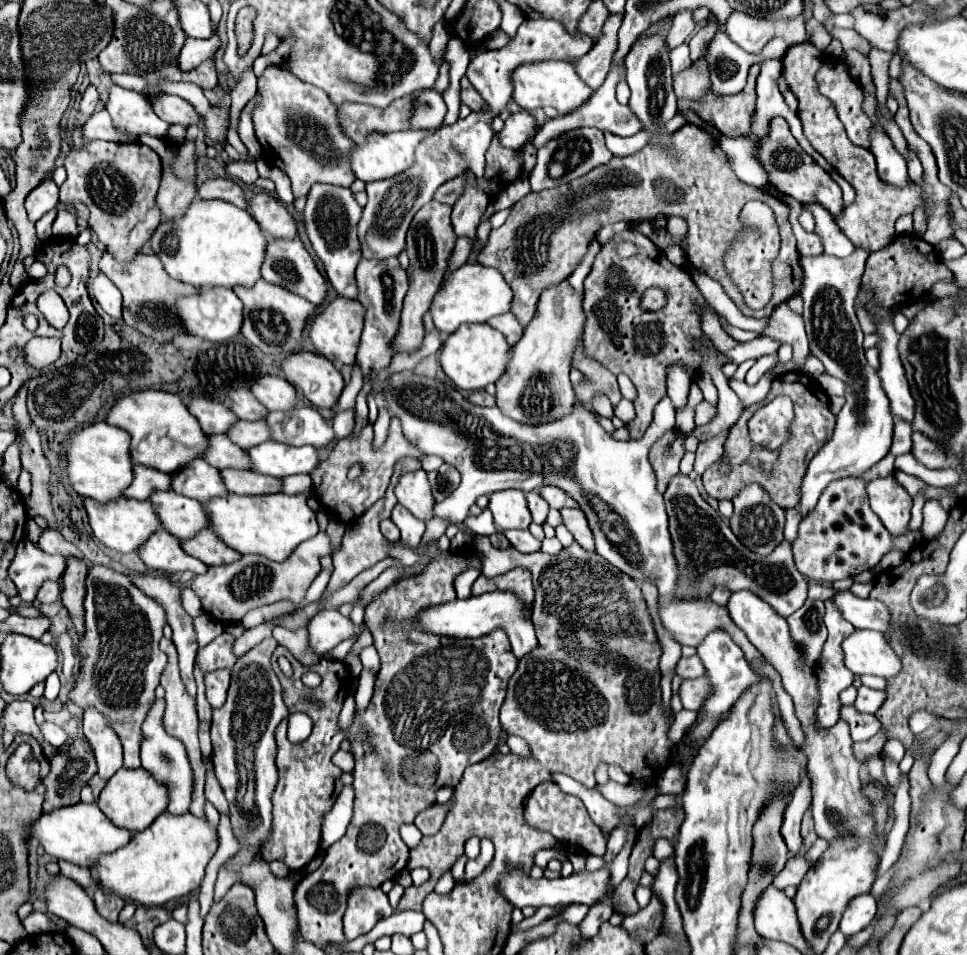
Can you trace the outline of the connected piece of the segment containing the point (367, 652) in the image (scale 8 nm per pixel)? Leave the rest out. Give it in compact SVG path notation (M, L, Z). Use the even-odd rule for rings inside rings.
M368 646L368 648L362 648L360 652L360 660L364 664L364 668L372 668L372 670L380 670L380 662L378 662L378 654L376 654L376 648L374 646Z

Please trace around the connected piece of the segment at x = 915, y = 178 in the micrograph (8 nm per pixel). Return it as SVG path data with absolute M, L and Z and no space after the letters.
M910 146L906 150L908 150L908 176L910 176L912 182L920 184L922 182L922 164L920 164L916 152Z

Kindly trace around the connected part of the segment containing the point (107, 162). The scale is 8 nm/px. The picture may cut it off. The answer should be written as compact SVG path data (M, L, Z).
M78 126L64 166L68 170L68 178L60 186L60 202L66 208L72 208L74 202L84 202L90 208L90 230L98 236L114 260L120 260L120 264L132 262L160 224L156 192L162 176L162 164L156 152L138 142L114 144L94 140L84 144Z

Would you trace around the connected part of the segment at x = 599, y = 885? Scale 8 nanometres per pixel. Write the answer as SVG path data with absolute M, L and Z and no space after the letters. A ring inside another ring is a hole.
M512 870L508 874L502 876L500 880L500 892L508 898L508 902L512 902L516 908L524 908L524 906L556 906L556 904L572 904L572 902L580 902L586 906L596 904L596 900L600 900L600 896L608 896L608 892L614 892L612 888L612 880L608 876L608 870L596 870L596 872L580 872L580 874L572 874L568 878L556 878L556 880L532 880L530 876L522 874L520 870Z

